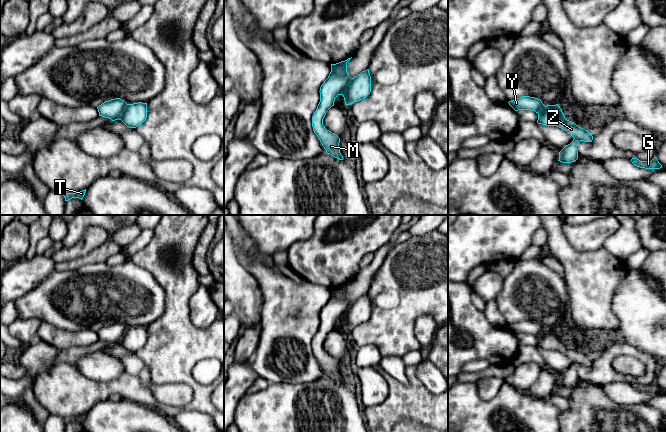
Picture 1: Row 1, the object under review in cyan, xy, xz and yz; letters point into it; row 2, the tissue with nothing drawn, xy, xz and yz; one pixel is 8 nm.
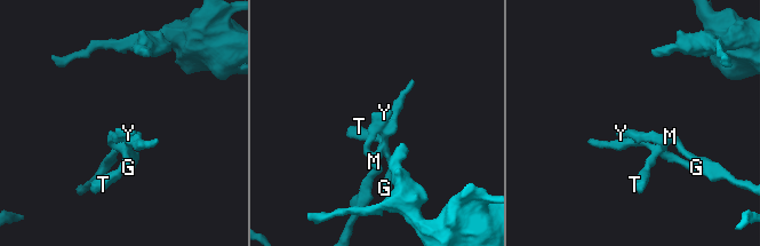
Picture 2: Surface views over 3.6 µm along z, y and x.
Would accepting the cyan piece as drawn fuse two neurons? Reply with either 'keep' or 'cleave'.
cleave

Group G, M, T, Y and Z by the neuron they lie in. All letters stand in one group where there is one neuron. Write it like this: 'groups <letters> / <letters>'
groups G Z / M T Y

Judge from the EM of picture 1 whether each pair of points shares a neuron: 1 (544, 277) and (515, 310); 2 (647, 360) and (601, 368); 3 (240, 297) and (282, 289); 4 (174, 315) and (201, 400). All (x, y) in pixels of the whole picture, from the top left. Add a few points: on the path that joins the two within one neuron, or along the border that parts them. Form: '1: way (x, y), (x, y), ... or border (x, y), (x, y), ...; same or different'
1: way (536, 285), (519, 302); same
2: way (635, 353), (632, 351), (616, 351), (611, 356); same
3: border (250, 272), (257, 281), (262, 294), (261, 317); different
4: way (174, 336), (174, 365), (188, 379); same

